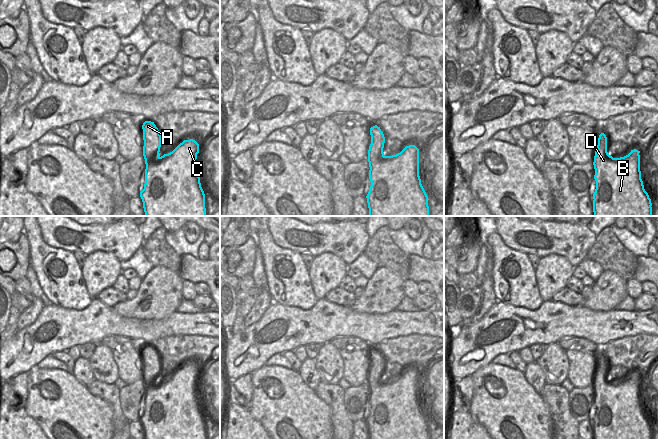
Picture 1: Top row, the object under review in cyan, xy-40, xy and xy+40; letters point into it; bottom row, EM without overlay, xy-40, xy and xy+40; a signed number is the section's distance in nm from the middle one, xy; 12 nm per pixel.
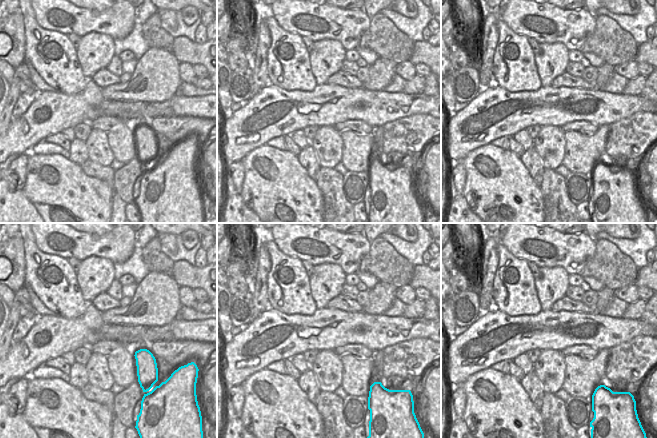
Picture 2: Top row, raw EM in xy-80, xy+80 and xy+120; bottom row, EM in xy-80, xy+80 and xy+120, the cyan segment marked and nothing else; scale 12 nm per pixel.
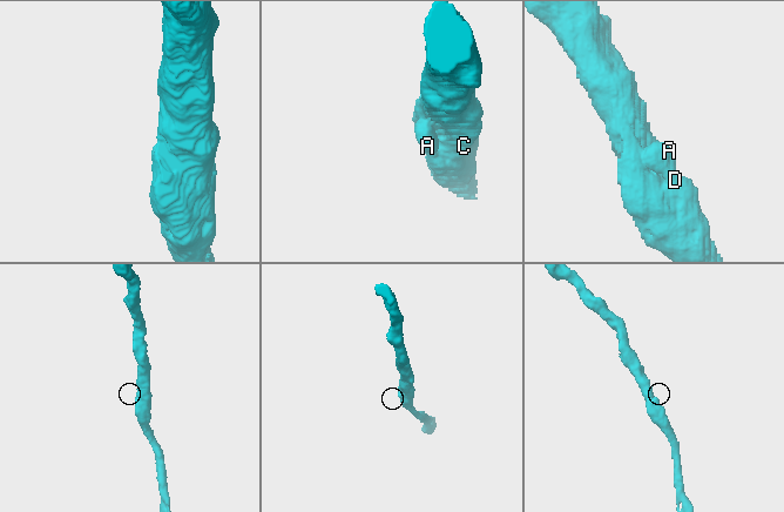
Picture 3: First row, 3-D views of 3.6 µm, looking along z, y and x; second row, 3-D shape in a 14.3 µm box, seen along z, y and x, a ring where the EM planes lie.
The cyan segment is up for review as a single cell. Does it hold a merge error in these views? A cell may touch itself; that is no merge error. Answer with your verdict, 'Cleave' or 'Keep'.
Keep.

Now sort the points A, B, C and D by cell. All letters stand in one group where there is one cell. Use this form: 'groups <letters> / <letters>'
groups A B C D

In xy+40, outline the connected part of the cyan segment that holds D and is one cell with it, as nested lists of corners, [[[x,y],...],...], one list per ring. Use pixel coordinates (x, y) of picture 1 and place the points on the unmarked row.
[[[601,357],[598,362],[598,369],[594,380],[594,393],[596,404],[596,413],[593,418],[593,436],[594,440],[652,440],[652,427],[648,417],[644,413],[640,395],[640,375],[634,373],[620,382],[613,382],[607,376],[607,361]]]

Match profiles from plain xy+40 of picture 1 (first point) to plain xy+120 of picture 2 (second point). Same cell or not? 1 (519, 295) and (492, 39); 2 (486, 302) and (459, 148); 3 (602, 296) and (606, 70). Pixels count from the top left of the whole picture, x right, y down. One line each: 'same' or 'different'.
1: different
2: different
3: same

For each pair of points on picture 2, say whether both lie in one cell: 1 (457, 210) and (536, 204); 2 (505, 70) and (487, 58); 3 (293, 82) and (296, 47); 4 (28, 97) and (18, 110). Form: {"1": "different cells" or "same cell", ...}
{"1": "different cells", "2": "different cells", "3": "same cell", "4": "same cell"}

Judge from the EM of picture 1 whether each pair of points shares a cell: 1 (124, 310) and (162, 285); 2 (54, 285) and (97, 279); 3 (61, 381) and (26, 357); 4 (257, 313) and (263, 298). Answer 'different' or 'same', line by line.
1: same
2: different
3: different
4: same

